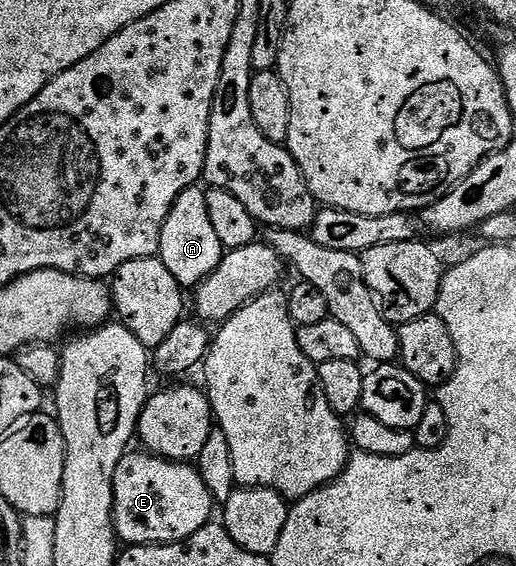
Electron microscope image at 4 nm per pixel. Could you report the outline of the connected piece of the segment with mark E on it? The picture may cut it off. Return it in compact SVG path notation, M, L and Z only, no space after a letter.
M139 453L124 454L114 468L112 519L117 539L128 546L188 541L198 528L213 521L210 488L206 488L195 465L160 458L157 454Z

